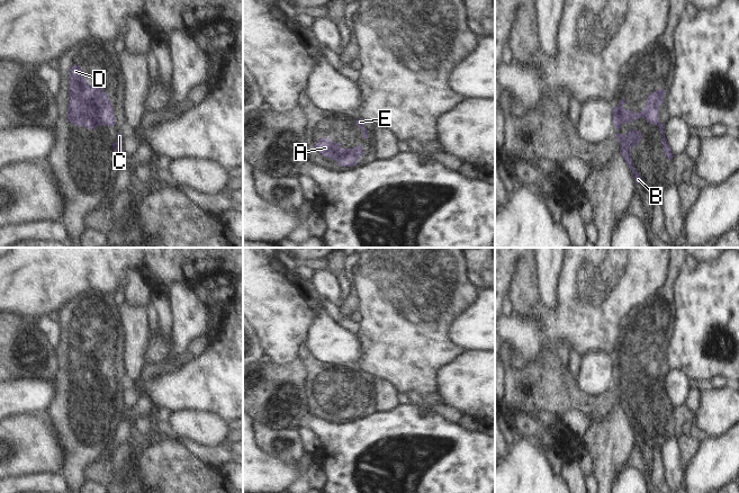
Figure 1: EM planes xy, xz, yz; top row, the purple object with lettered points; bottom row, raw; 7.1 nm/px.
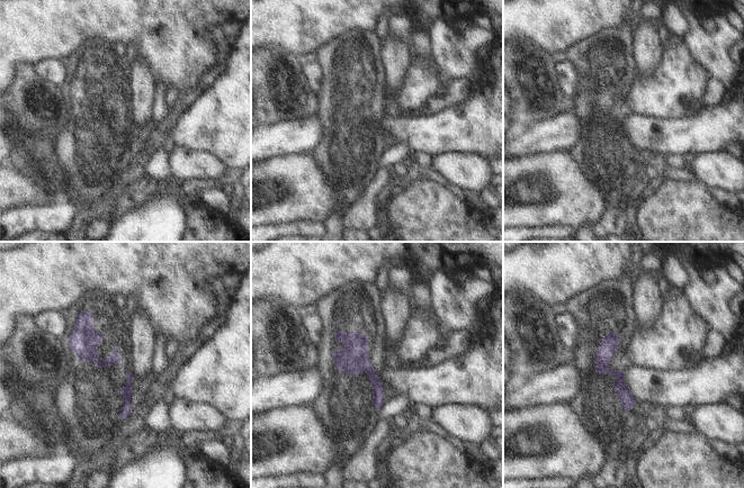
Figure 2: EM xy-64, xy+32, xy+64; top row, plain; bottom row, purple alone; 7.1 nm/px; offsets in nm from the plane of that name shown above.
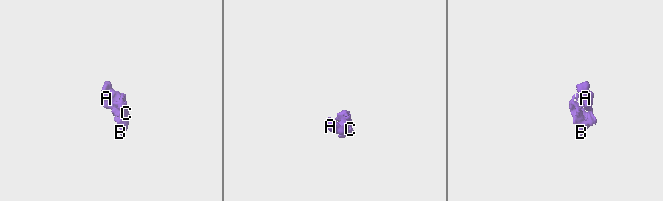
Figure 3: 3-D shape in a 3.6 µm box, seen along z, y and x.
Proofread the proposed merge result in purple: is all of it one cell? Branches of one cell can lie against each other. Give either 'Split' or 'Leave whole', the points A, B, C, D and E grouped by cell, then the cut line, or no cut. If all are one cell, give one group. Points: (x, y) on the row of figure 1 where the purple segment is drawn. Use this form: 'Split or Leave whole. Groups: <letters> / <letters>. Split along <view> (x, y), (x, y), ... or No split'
Split. Groups: A D / B C E. Split along xy (108, 97), (97, 114), (99, 123).

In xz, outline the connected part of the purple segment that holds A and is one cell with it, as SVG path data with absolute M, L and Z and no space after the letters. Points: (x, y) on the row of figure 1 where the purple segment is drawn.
M323 137L314 145L324 156L335 160L341 167L355 167L359 156L354 149L343 149L340 143L334 143L327 137Z

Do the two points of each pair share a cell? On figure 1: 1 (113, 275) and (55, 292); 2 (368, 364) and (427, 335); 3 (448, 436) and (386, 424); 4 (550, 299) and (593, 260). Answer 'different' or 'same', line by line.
1: same
2: same
3: same
4: different

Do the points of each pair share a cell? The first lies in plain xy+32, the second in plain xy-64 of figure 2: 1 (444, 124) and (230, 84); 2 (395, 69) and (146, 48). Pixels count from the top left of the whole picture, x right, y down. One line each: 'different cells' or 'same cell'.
1: same cell
2: different cells

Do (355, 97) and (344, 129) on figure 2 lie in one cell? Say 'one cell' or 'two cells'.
two cells

